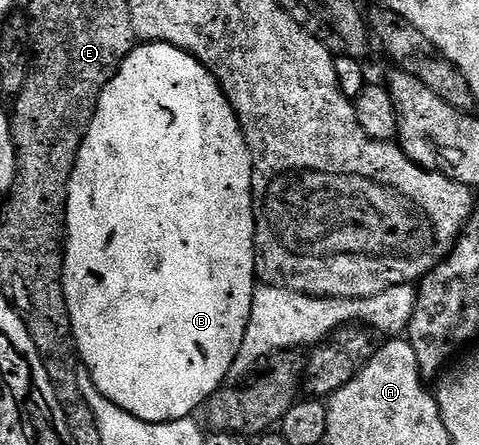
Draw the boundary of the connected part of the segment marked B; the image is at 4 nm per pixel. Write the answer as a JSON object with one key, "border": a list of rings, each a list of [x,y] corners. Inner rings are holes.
{"border":[[[146,43],[134,47],[133,52],[123,61],[123,65],[117,70],[117,76],[105,87],[97,101],[97,111],[93,114],[93,120],[89,126],[89,131],[85,134],[83,145],[77,154],[75,169],[71,173],[69,182],[69,200],[65,202],[65,269],[63,278],[65,281],[65,300],[67,309],[71,317],[73,326],[73,336],[77,342],[77,354],[84,370],[87,372],[87,379],[97,386],[96,394],[100,398],[106,399],[118,411],[126,411],[135,417],[139,417],[148,423],[170,423],[176,419],[188,419],[194,414],[193,410],[197,406],[200,408],[208,399],[220,391],[225,378],[230,378],[233,370],[233,362],[243,345],[243,337],[247,333],[247,321],[251,317],[251,305],[253,304],[253,289],[258,282],[257,277],[257,250],[255,249],[255,217],[253,216],[253,158],[249,155],[249,146],[241,132],[241,126],[237,120],[237,115],[231,109],[231,105],[225,100],[225,94],[221,91],[221,86],[214,79],[213,74],[199,62],[193,55],[188,55],[185,51],[180,51],[178,47],[172,47],[169,43]]]}

